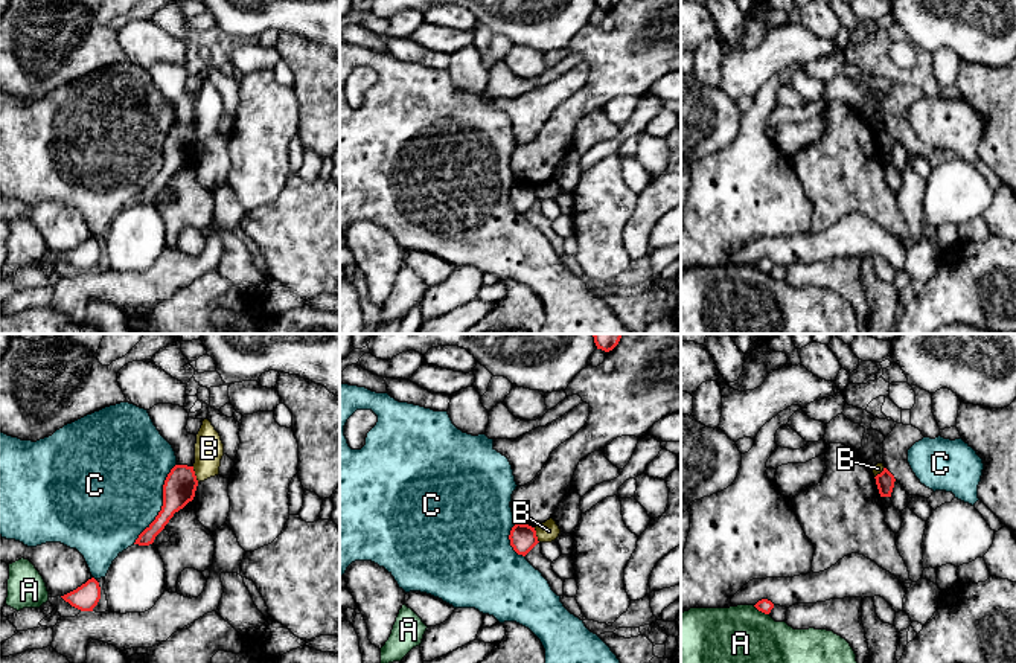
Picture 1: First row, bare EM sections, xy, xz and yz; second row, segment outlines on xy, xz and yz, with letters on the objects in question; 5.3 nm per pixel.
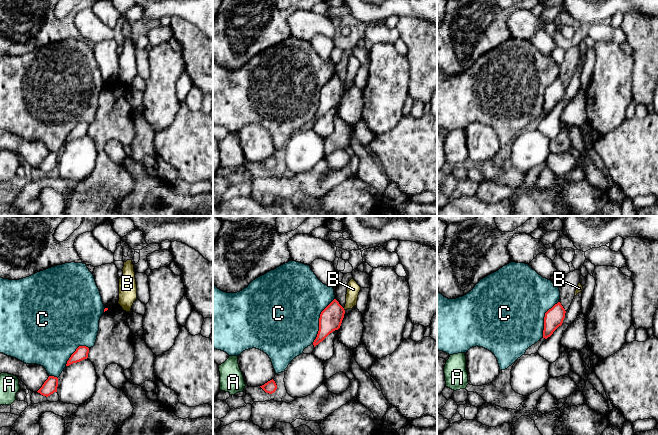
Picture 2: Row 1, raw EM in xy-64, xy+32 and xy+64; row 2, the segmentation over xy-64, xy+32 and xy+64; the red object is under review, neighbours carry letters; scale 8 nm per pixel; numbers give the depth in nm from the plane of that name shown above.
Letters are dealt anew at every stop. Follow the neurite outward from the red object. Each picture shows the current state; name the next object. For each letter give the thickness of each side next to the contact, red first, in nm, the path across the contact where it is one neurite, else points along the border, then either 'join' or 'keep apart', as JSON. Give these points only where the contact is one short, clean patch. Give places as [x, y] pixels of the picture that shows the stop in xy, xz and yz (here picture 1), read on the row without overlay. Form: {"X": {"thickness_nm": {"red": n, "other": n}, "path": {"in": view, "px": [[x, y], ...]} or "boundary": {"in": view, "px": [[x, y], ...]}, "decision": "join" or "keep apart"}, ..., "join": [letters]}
{"A": {"thickness_nm": {"red": 70, "other": 480}, "decision": "keep apart"}, "B": {"thickness_nm": {"red": 170, "other": 160}, "boundary": {"in": "xy", "px": [[192, 125], [198, 140]]}, "decision": "keep apart"}, "C": {"thickness_nm": {"red": 170, "other": 480}, "decision": "keep apart"}, "join": []}

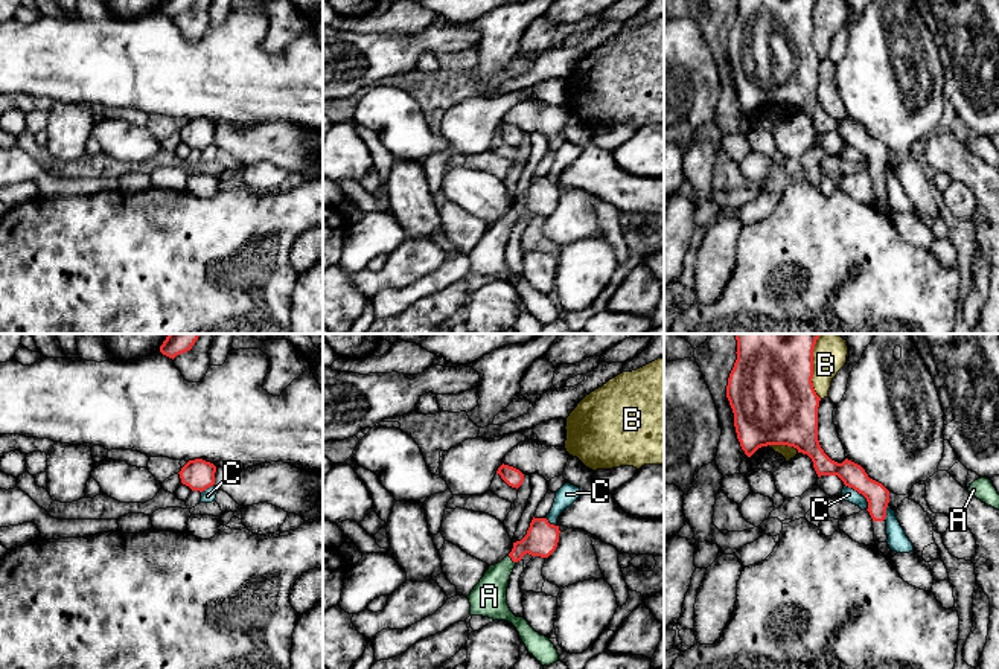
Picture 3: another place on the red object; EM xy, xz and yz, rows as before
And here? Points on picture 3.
{"A": {"thickness_nm": {"red": 170, "other": 190}, "path": {"in": "xz", "px": [[541, 198], [527, 203], [512, 218], [497, 235], [489, 255]]}, "decision": "join"}, "B": {"thickness_nm": {"red": 460, "other": 180}, "decision": "keep apart"}, "C": {"thickness_nm": {"red": 130, "other": 80}, "boundary": {"in": "yz", "px": [[845, 144], [856, 148], [865, 157], [867, 168]]}, "decision": "keep apart"}, "join": ["A"]}

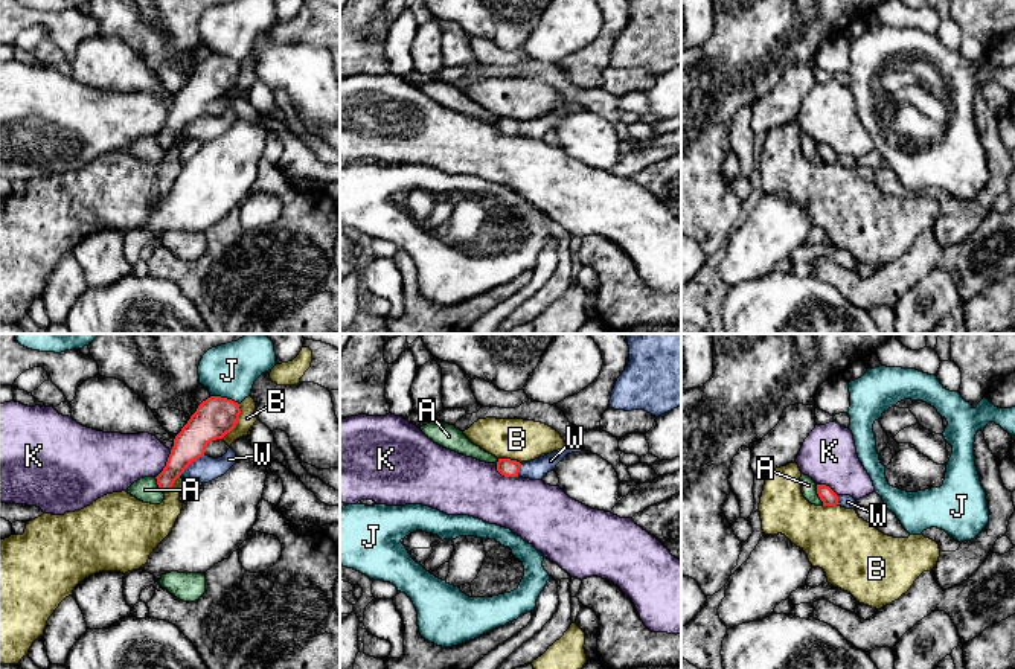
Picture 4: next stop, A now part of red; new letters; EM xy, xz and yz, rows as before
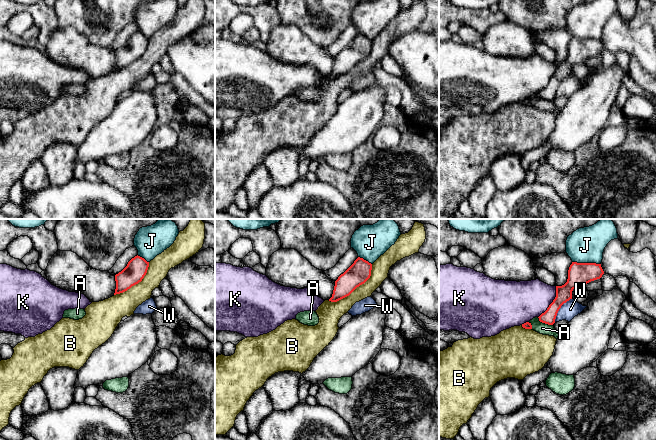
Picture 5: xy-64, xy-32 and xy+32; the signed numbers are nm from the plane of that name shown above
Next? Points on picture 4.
{"A": {"thickness_nm": {"red": 80, "other": 80}, "boundary": {"in": "yz", "px": [[816, 144], [816, 151], [823, 163]]}, "decision": "keep apart"}, "B": {"thickness_nm": {"red": 200, "other": 90}, "decision": "keep apart"}, "J": {"thickness_nm": {"red": 200, "other": 280}, "decision": "keep apart"}, "K": {"thickness_nm": {"red": 170, "other": 280}, "boundary": {"in": "xy", "px": [[171, 108], [166, 124], [156, 136]]}, "decision": "keep apart"}, "W": {"thickness_nm": {"red": 200, "other": 140}, "decision": "keep apart"}, "join": []}

